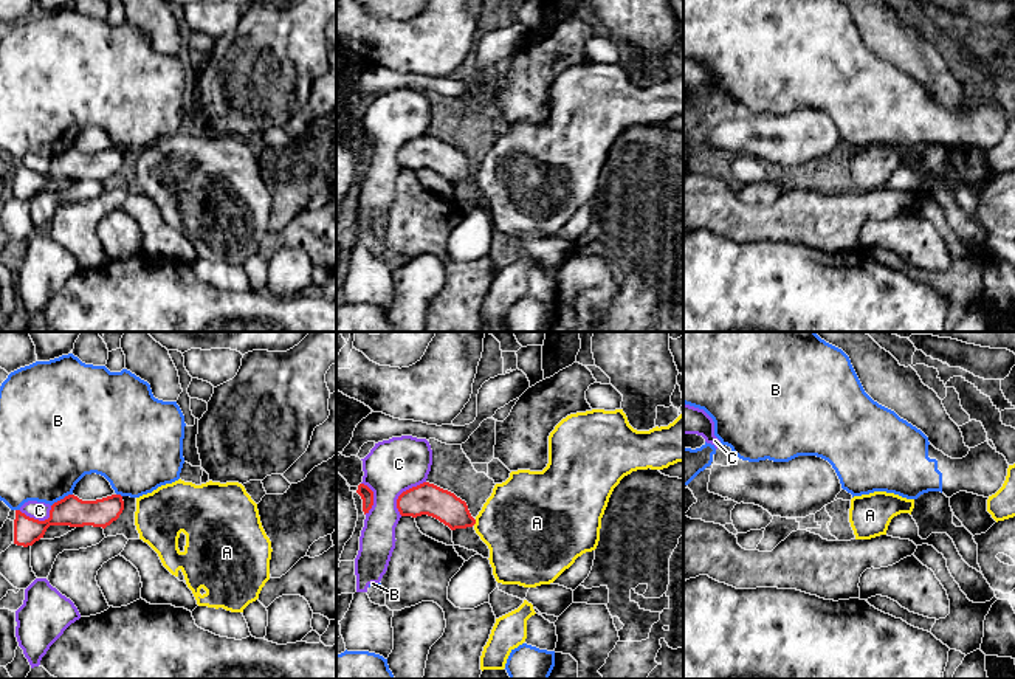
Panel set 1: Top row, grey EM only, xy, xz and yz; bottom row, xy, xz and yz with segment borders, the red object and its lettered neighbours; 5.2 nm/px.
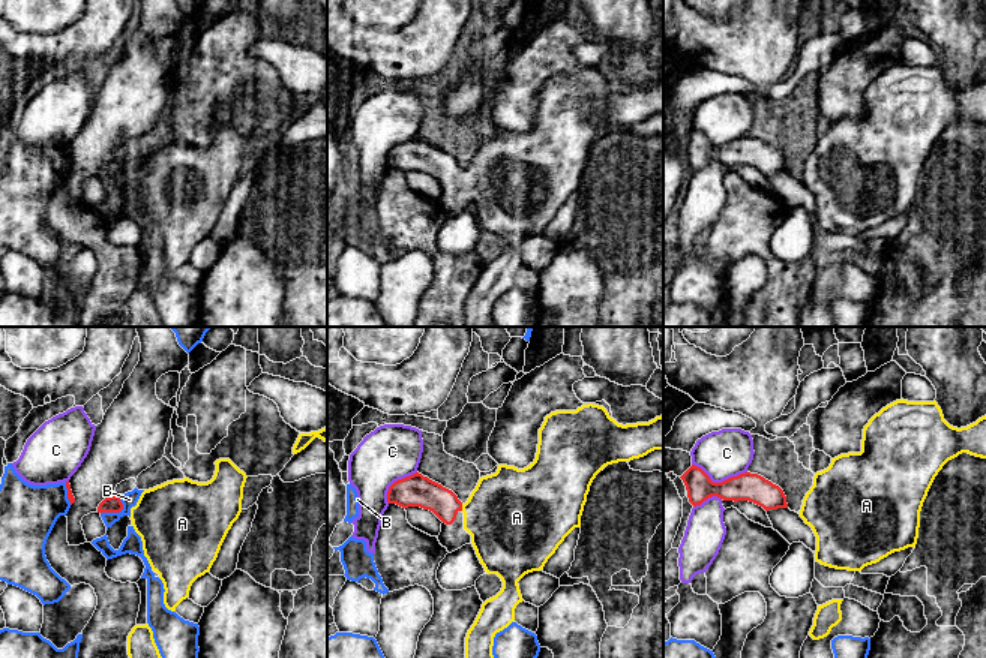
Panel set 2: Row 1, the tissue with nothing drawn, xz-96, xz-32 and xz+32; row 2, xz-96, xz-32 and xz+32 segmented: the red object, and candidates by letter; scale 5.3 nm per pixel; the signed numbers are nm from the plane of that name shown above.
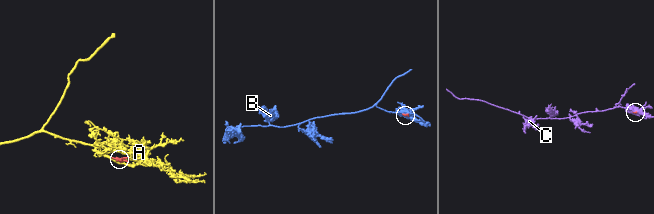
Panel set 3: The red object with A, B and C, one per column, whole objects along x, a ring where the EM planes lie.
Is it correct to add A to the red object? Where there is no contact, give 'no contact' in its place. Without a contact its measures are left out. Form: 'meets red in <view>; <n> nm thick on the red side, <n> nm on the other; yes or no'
meets red in xz; 160 nm thick on the red side, 440 nm on the other; yes

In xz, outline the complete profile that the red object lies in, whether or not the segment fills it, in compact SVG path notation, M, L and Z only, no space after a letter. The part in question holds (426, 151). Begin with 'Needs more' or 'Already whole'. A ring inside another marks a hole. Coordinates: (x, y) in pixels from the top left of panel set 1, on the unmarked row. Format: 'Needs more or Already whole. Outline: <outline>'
Needs more. Outline: M592 62L563 71L549 88L547 119L542 124L511 124L505 135L494 138L476 171L471 169L465 153L429 135L403 144L397 152L397 161L401 169L432 169L451 183L473 180L490 202L488 212L497 236L536 240L553 236L578 209L597 202L601 171L614 141L624 129L637 122L663 122L677 115L683 115L682 67L668 79L637 84L629 78L623 62Z

